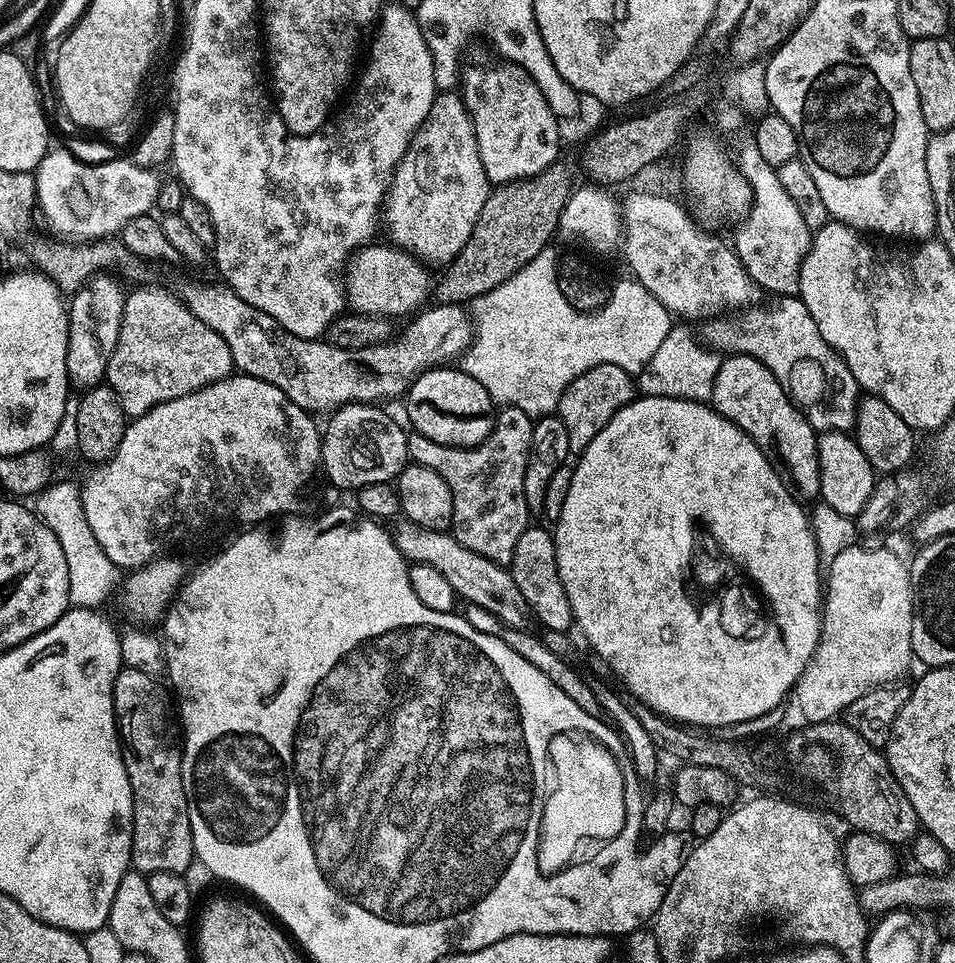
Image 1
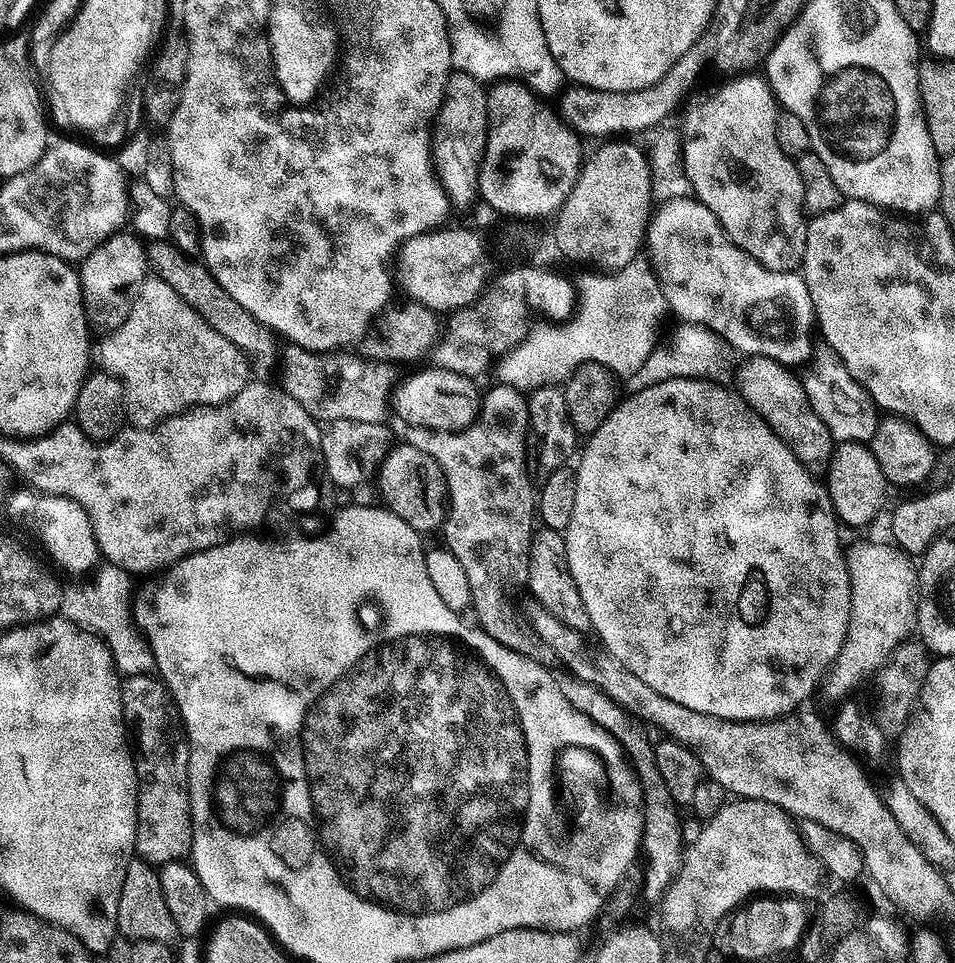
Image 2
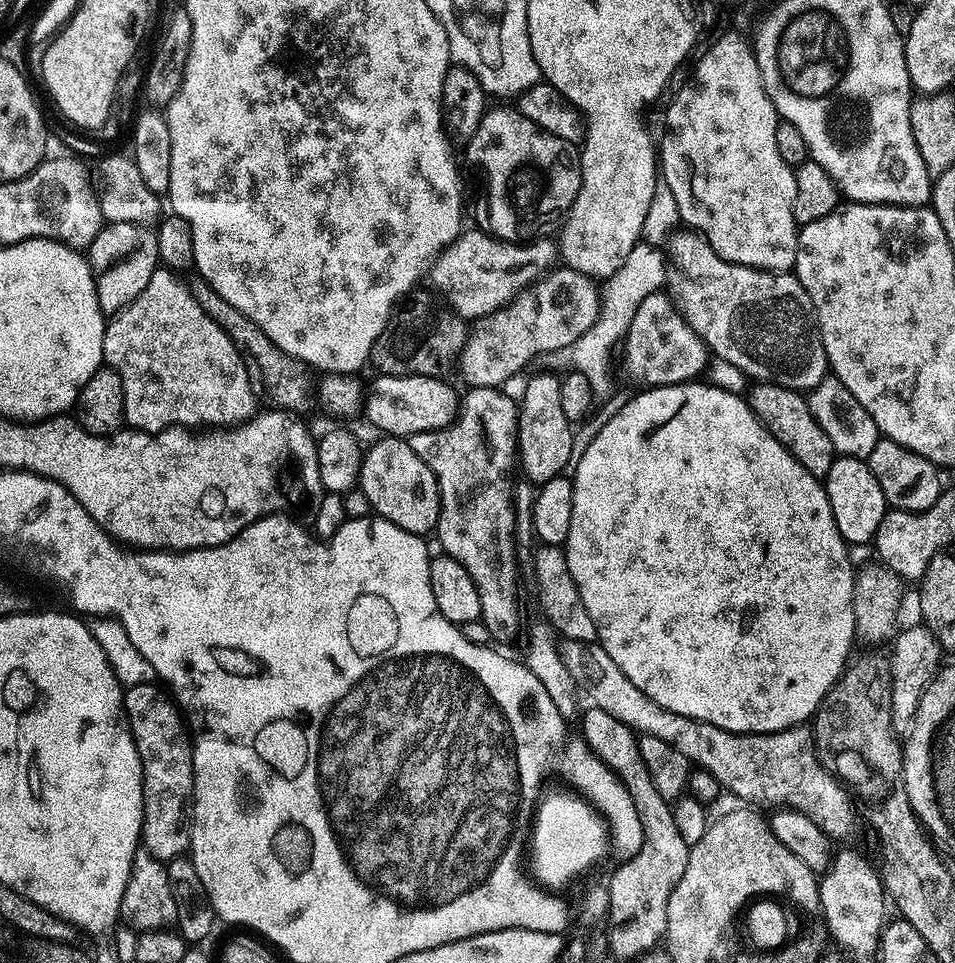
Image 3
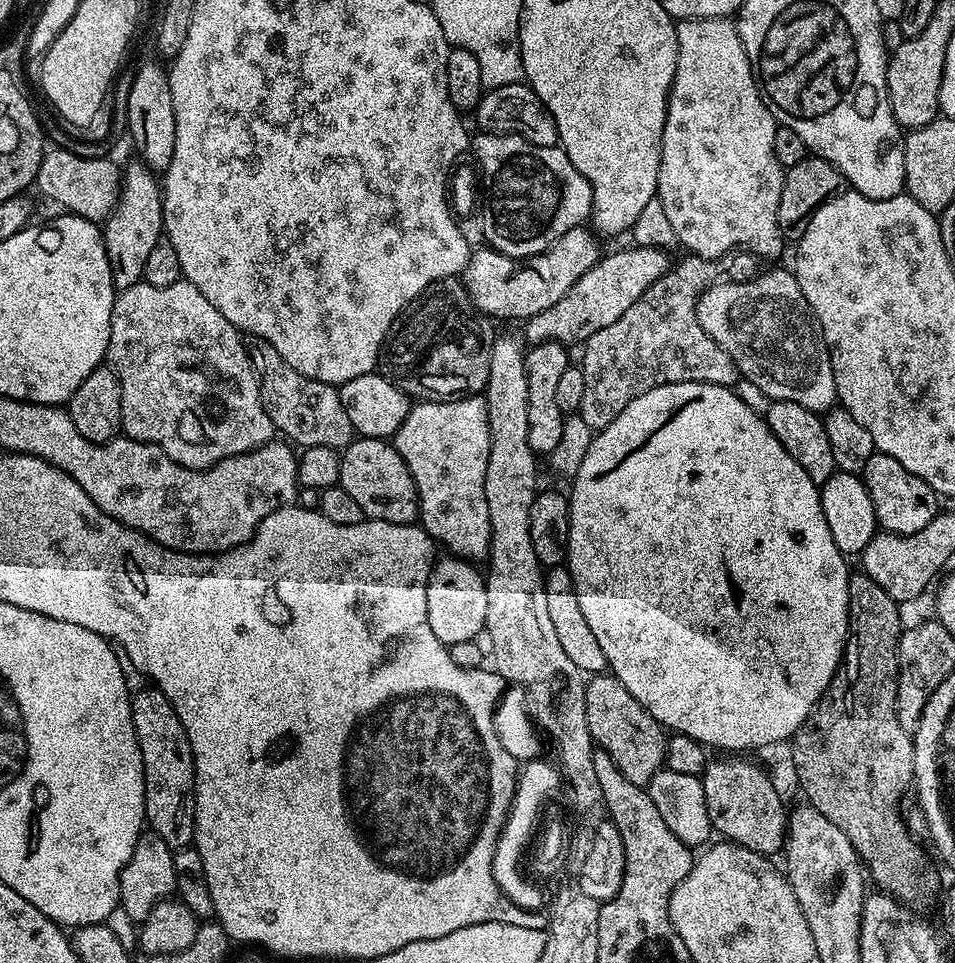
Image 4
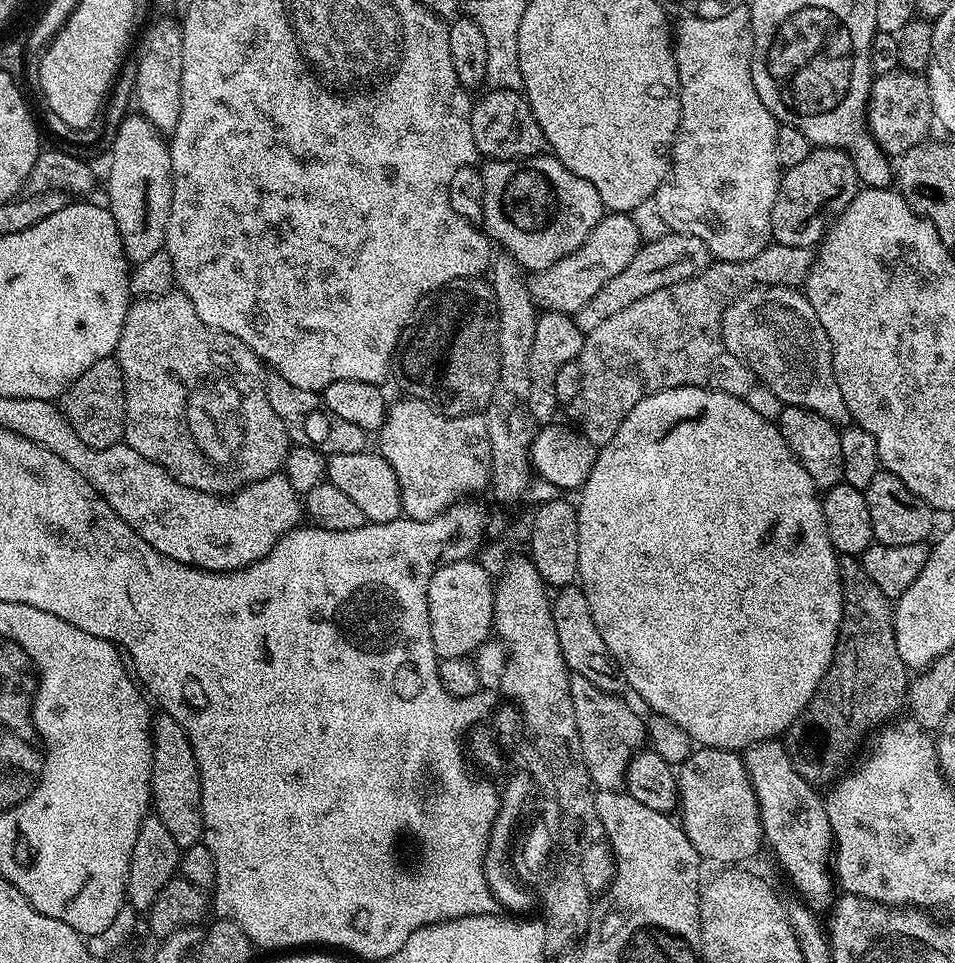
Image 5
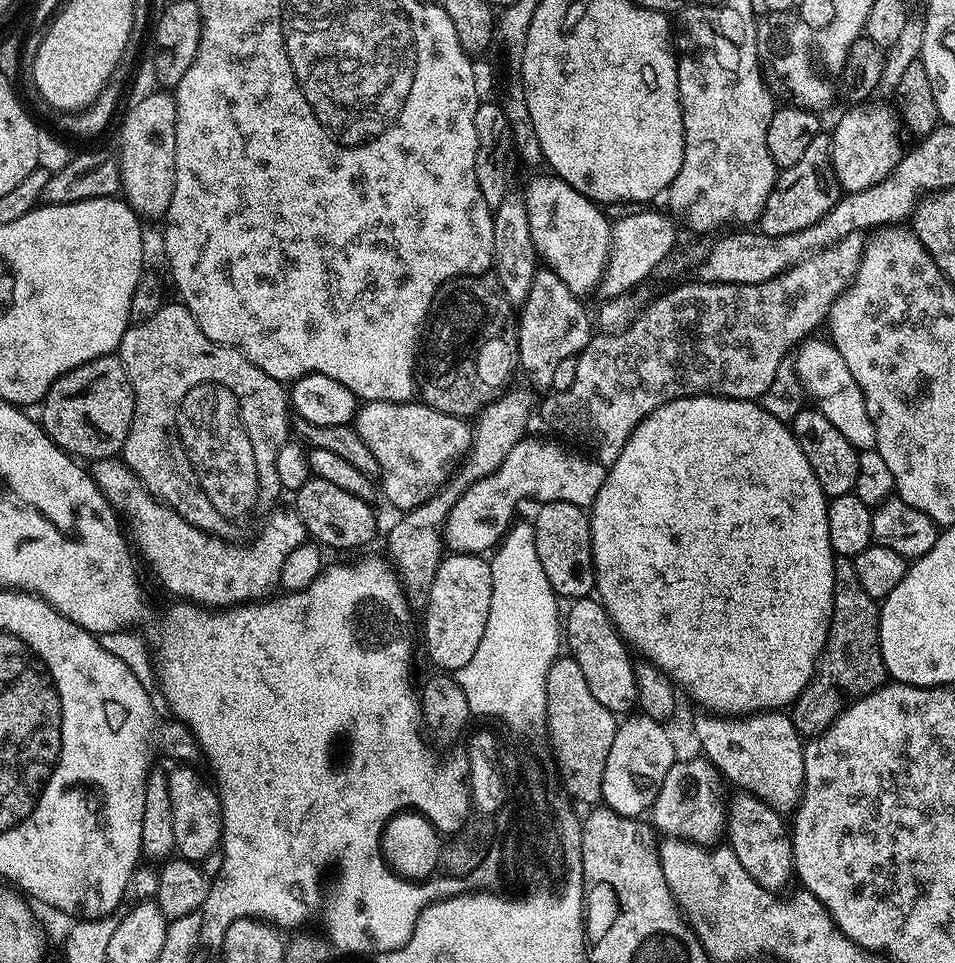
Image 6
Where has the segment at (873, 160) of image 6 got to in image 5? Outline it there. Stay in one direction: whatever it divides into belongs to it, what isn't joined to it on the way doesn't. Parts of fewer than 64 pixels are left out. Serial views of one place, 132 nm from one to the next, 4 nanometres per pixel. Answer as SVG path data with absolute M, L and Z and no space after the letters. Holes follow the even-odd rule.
M897 70L890 74L876 76L868 95L866 123L868 131L876 139L878 146L890 158L904 156L914 146L923 144L931 133L928 131L934 128L927 79L919 72L907 70Z

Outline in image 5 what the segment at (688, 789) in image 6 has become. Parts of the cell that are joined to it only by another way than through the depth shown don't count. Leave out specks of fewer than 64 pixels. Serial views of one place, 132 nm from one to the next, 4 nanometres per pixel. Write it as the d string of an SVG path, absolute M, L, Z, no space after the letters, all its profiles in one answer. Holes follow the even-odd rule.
M703 746L697 747L690 754L690 758L686 758L684 764L679 765L678 775L676 777L676 790L678 793L678 823L684 829L686 838L690 838L690 842L694 846L694 850L705 861L713 860L714 863L720 864L716 866L740 866L743 865L743 860L748 860L760 846L765 843L763 822L760 821L758 798L755 797L754 786L751 785L751 780L748 777L748 771L744 765L743 759L736 752L727 752L725 748L705 748Z

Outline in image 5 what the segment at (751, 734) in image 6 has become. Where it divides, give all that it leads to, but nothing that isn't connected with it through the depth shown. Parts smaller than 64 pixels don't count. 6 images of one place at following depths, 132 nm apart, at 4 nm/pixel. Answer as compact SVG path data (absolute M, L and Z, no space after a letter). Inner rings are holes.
M779 739L751 744L743 749L742 759L758 798L767 847L774 850L777 860L784 865L801 901L812 911L827 911L833 905L836 884L830 873L834 845L823 799L813 789L811 781L798 774L787 747Z

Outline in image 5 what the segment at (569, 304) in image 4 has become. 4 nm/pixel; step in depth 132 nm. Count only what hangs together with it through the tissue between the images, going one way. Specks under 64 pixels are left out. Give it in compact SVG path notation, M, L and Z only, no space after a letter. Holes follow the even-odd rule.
M669 230L664 237L658 238L655 247L660 249L666 247L667 244L668 249L665 250L661 260L644 260L645 258L640 256L630 258L630 266L626 266L626 270L622 270L622 274L610 278L610 282L606 282L606 286L602 286L602 290L598 290L598 294L594 294L594 298L590 298L590 302L586 302L586 306L582 306L582 310L575 313L576 325L587 334L590 330L594 330L594 326L606 322L606 318L611 318L612 315L620 313L621 310L626 310L626 306L638 302L638 298L646 298L646 294L654 294L654 290L674 286L678 282L698 275L702 271L701 265L710 256L706 242L702 242L702 238L694 238L690 234Z

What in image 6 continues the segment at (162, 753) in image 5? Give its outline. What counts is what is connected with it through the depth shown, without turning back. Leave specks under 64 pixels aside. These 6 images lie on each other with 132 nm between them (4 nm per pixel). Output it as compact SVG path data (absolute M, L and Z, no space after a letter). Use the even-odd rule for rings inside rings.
M176 766L173 772L167 773L168 790L170 792L170 815L174 822L174 842L179 859L193 862L203 862L208 856L213 855L220 847L222 829L220 826L220 798L211 783L203 780L192 766Z

